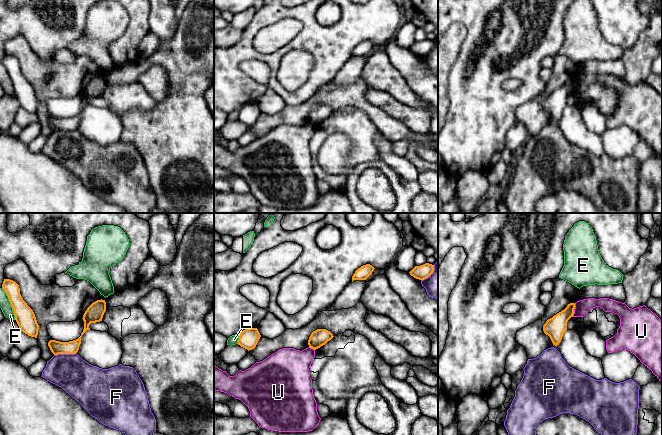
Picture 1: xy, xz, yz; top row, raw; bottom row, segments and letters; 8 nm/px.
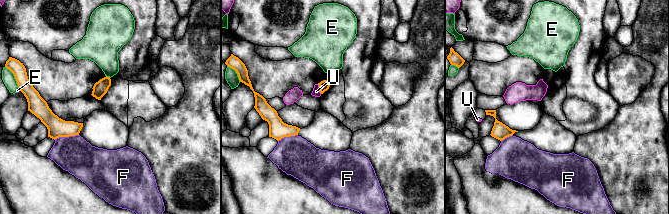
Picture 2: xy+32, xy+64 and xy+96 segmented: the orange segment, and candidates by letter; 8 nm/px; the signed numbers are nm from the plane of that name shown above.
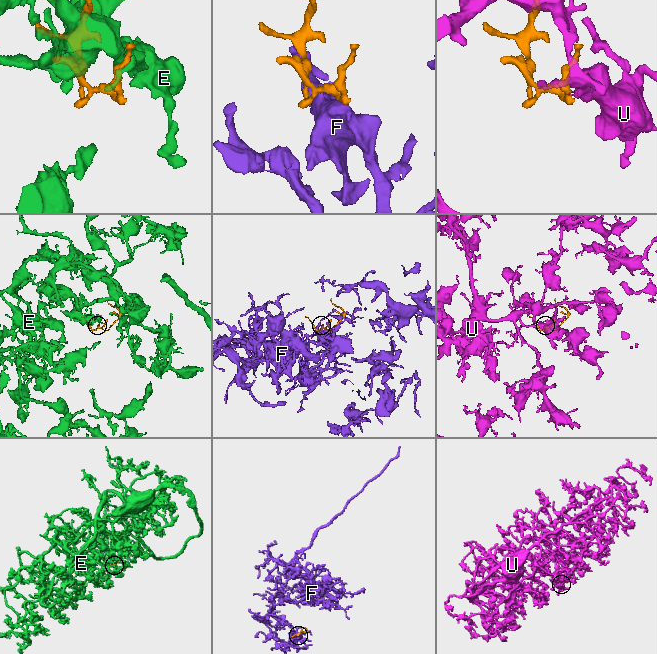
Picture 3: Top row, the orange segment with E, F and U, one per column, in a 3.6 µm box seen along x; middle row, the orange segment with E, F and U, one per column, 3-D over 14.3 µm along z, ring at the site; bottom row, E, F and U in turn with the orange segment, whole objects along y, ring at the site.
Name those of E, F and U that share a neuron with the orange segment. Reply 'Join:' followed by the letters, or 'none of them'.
Join: none of them

